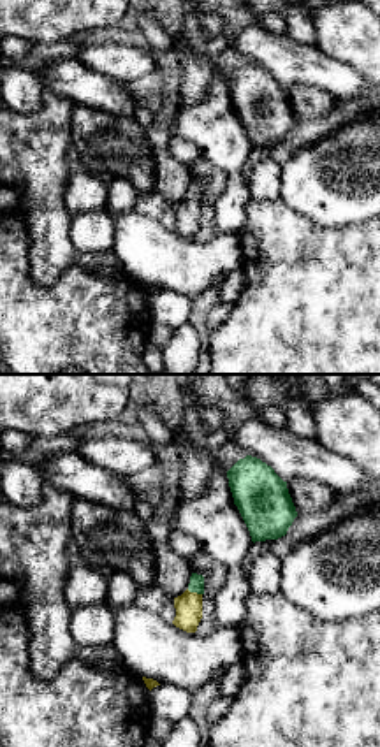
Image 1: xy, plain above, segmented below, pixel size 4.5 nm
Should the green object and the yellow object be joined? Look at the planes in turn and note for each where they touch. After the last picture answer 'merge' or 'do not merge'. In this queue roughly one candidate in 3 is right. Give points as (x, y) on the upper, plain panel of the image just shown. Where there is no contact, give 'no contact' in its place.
meets green at (194, 197)

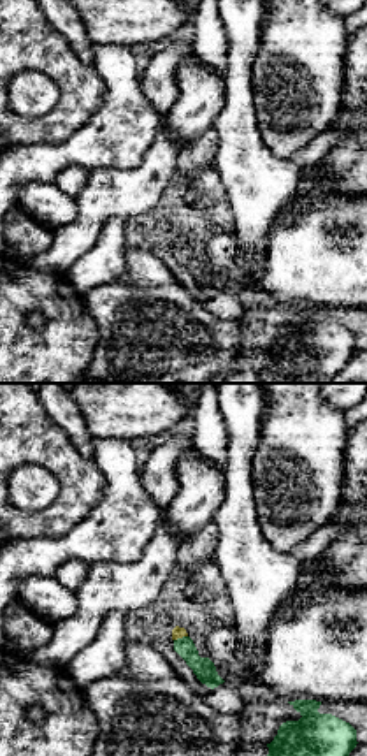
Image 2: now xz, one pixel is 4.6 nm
meets green at (179, 245)

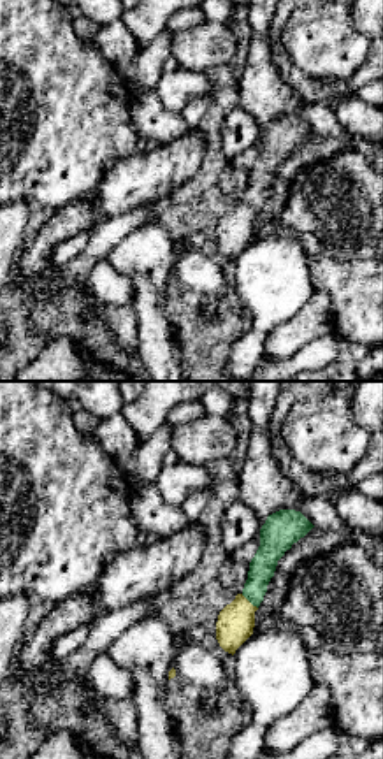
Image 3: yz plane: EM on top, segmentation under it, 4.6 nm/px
meets green at (250, 208)

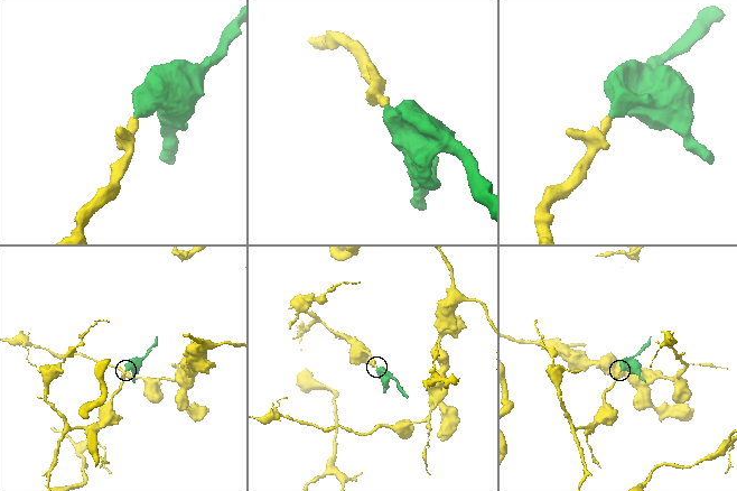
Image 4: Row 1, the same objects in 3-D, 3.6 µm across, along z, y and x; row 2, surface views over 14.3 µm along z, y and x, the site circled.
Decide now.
merge

